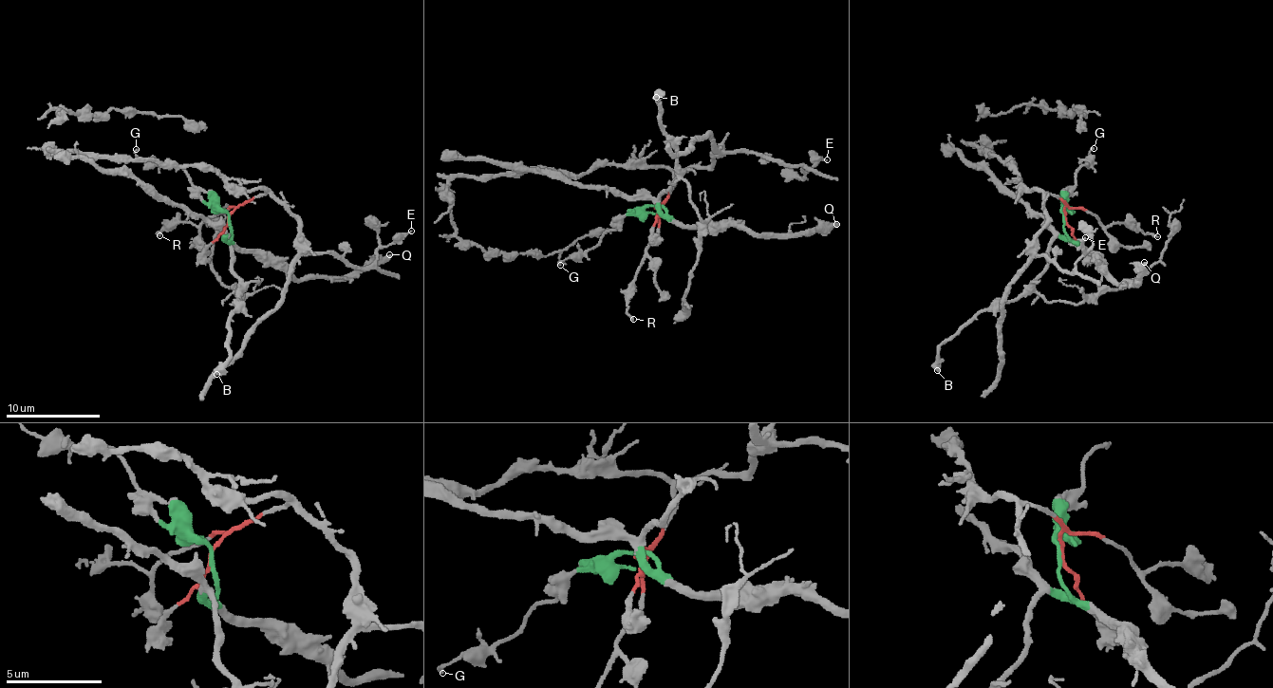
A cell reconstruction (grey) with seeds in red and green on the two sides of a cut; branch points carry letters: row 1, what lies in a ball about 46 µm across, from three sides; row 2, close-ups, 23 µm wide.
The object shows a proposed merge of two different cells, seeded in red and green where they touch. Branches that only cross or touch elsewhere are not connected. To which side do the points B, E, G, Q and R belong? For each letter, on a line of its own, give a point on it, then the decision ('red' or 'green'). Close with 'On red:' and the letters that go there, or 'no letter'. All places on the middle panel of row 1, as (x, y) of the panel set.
B: place (656, 97); green
E: place (827, 159); red
G: place (560, 265); green
Q: place (836, 224); green
R: place (633, 319); red
On red: E, R

